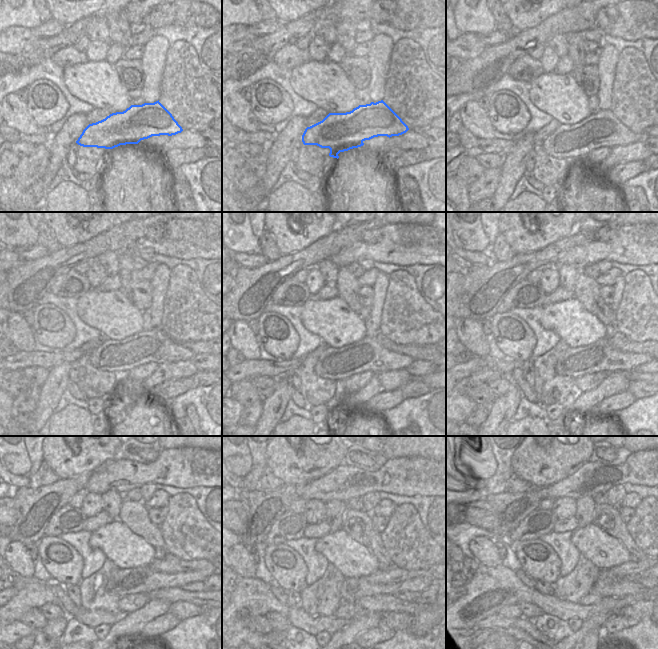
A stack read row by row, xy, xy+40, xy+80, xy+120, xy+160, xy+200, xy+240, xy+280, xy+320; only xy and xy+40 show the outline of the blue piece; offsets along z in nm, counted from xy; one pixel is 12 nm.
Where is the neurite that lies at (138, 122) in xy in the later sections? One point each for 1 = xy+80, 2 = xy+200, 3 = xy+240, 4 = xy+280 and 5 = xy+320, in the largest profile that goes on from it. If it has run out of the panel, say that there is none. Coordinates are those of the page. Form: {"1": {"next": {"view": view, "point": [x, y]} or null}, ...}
{"1": {"next": {"view": "xy+80", "point": [600, 125]}}, "2": {"next": {"view": "xy+200", "point": [572, 368]}}, "3": {"next": {"view": "xy+240", "point": [122, 590]}}, "4": {"next": {"view": "xy+280", "point": [343, 589]}}, "5": {"next": {"view": "xy+320", "point": [563, 589]}}}

